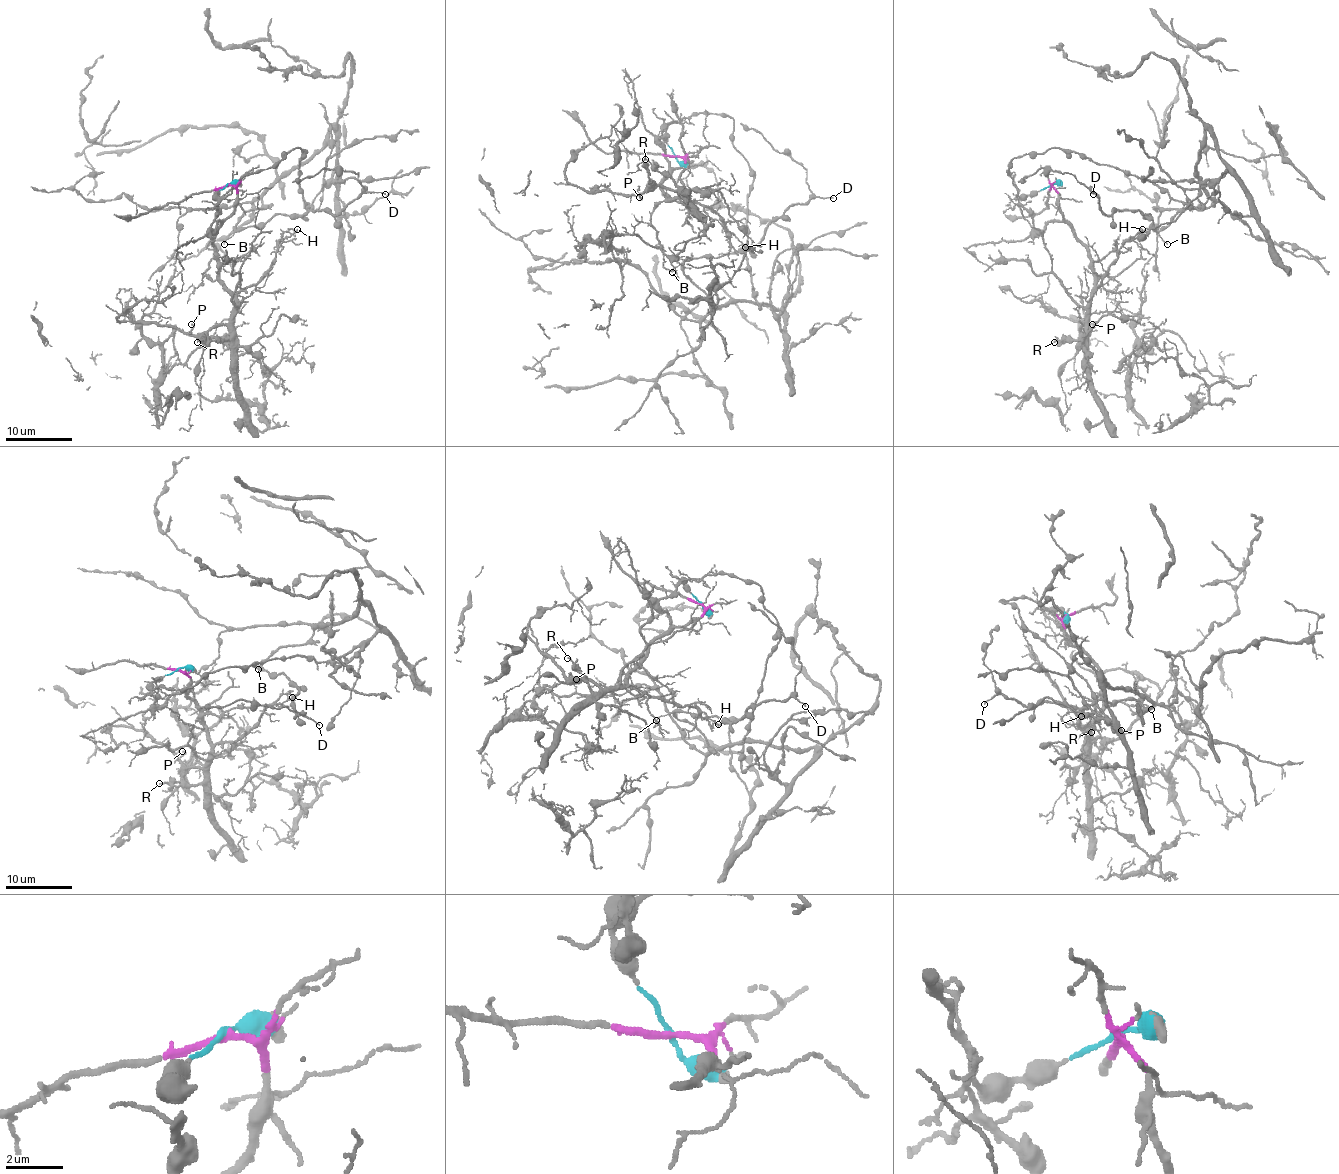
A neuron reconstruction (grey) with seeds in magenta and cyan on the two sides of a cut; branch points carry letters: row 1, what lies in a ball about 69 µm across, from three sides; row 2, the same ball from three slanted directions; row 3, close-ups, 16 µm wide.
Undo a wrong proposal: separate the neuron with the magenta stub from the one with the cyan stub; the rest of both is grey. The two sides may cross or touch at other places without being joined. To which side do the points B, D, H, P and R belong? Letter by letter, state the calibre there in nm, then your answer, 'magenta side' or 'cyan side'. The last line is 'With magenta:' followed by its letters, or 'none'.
B: 100 nm thick; cyan side
D: 130 nm thick; cyan side
H: 130 nm thick; magenta side
P: 140 nm thick; magenta side
R: 130 nm thick; magenta side
With magenta: H, P, R

